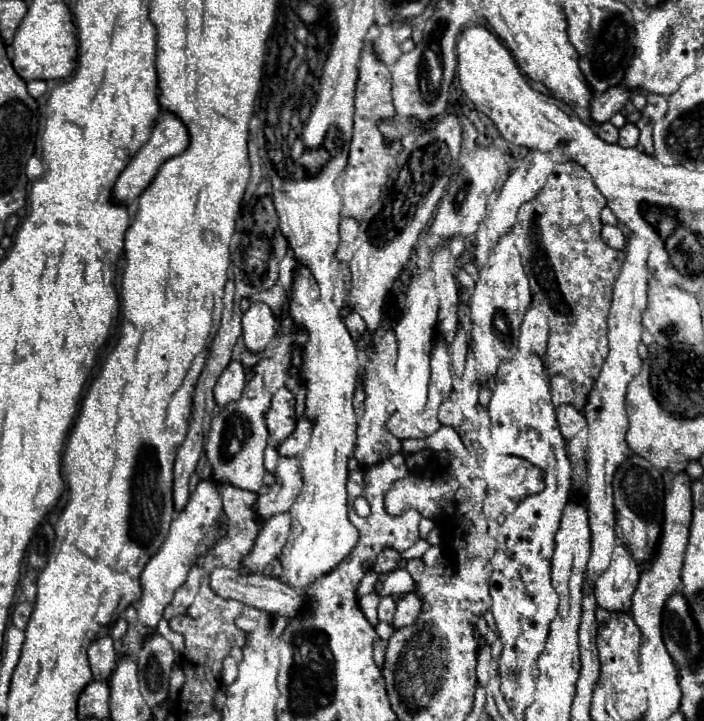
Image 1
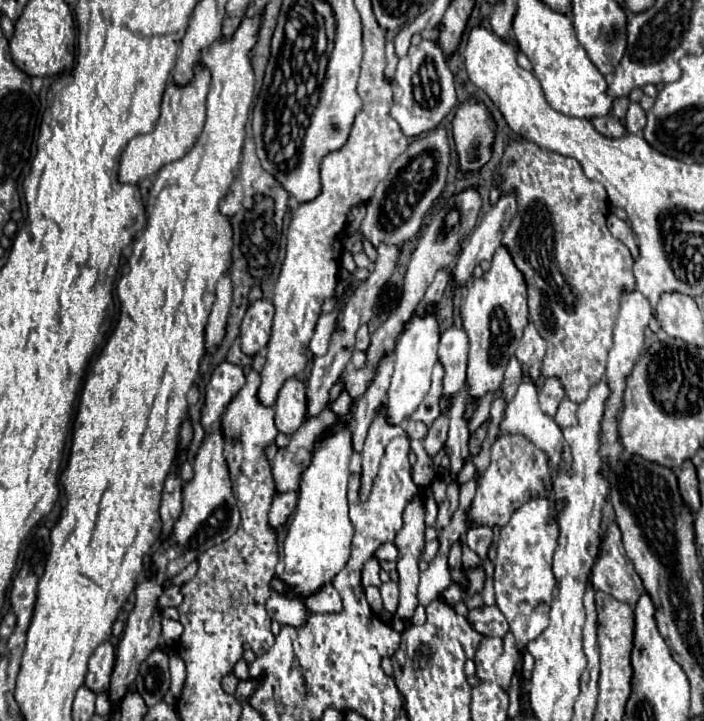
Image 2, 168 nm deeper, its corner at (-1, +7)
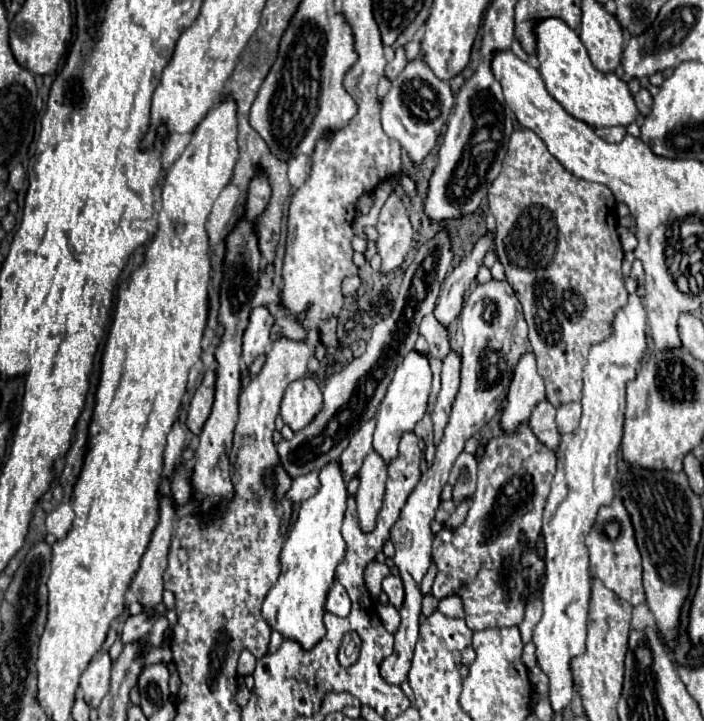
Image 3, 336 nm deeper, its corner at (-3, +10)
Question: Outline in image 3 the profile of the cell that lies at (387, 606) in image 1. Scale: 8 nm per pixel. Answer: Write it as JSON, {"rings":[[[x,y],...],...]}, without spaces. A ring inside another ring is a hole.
{"rings":[[[393,574],[385,576],[383,578],[383,590],[389,596],[389,602],[399,610],[403,604],[403,582],[401,582],[401,578],[393,576]]]}

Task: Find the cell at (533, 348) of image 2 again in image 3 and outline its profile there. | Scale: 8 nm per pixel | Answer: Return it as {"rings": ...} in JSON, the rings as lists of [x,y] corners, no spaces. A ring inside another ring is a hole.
{"rings":[[[527,350],[519,358],[513,370],[507,406],[501,418],[503,430],[513,432],[521,422],[527,422],[533,406],[543,398],[545,398],[545,386],[543,386],[543,378],[537,372],[537,358],[533,350]]]}

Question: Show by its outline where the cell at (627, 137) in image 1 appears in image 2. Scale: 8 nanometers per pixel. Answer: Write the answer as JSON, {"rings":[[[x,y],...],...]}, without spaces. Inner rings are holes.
{"rings":[[[631,103],[627,111],[627,133],[641,133],[645,127],[645,111],[641,109],[639,103]]]}

